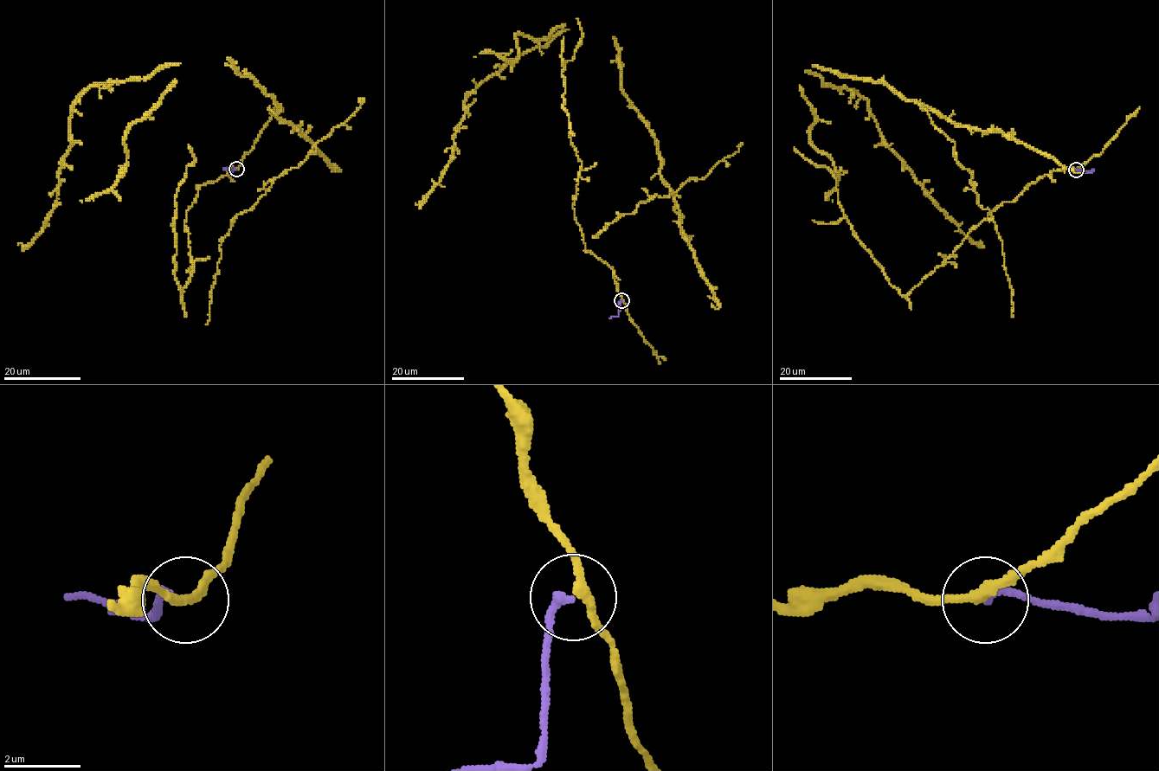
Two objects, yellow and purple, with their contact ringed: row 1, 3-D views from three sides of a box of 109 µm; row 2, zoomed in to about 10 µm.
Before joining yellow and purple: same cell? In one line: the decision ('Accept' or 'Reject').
Reject

